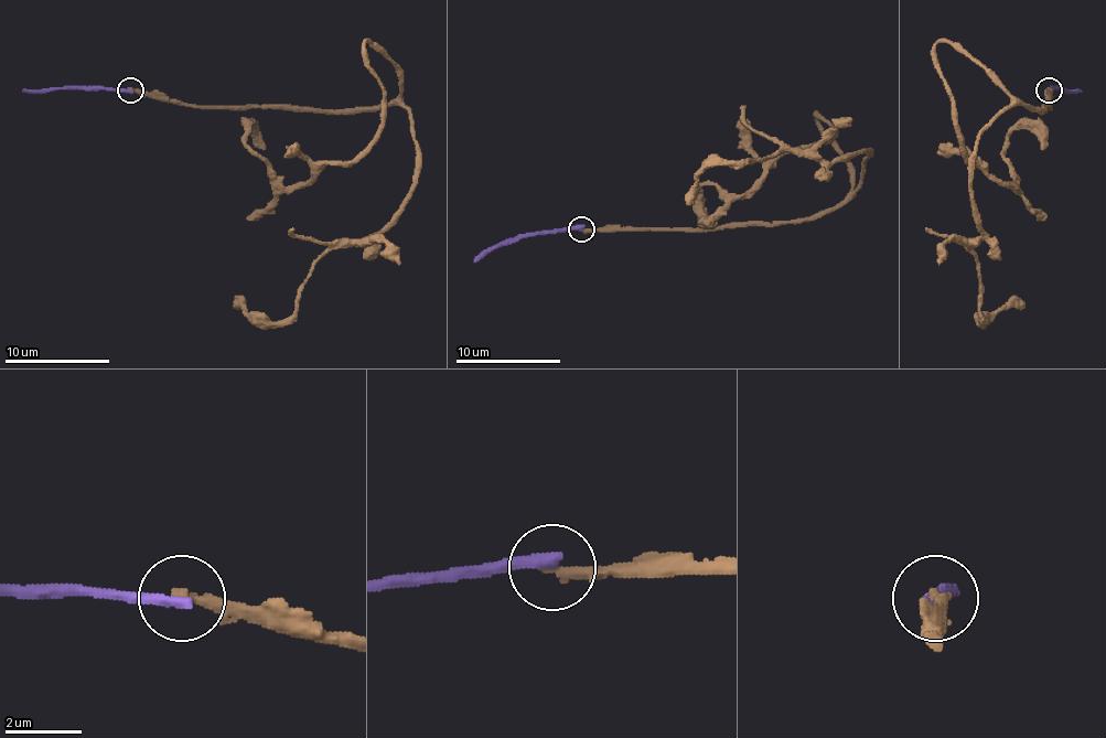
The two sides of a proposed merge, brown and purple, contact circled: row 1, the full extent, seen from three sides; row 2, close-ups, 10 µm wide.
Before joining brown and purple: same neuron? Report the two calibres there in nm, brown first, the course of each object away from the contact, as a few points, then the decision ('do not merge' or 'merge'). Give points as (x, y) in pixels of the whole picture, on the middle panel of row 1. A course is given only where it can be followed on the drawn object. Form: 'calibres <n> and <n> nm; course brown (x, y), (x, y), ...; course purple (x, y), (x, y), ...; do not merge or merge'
calibres 320 and 340 nm; course brown (582, 230), (831, 211), (852, 167), (815, 115), (834, 130), (742, 195), (697, 188), (716, 224); course purple (582, 230), (516, 235), (487, 248), (474, 261); do not merge

